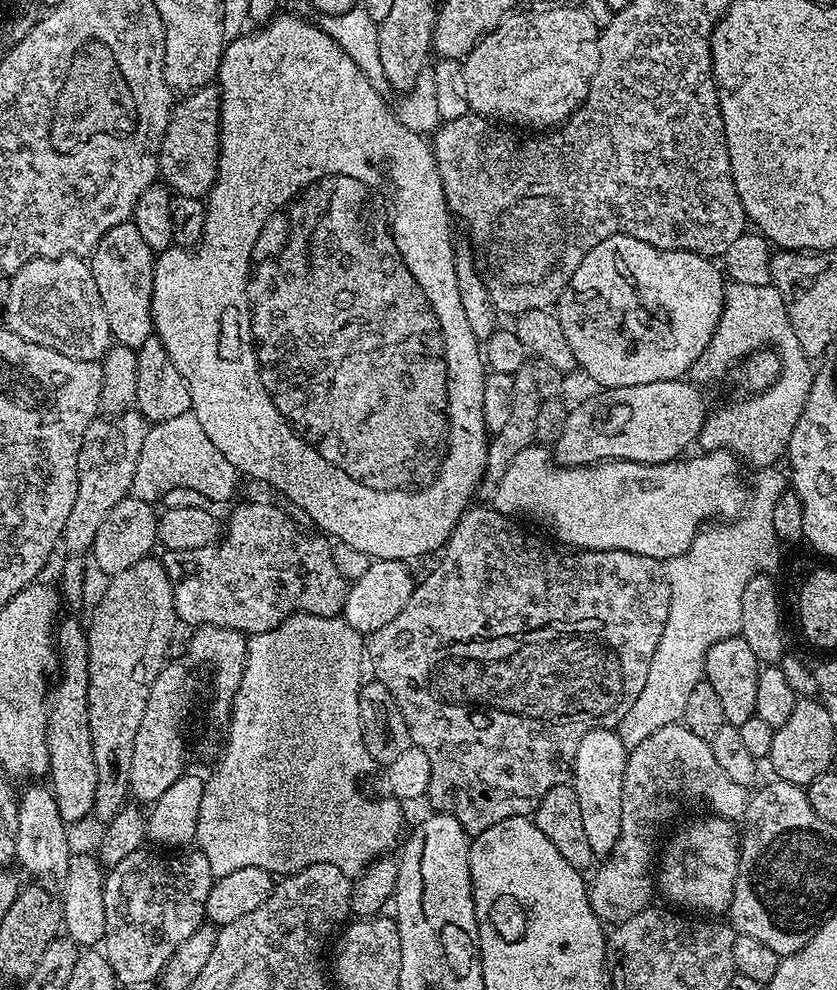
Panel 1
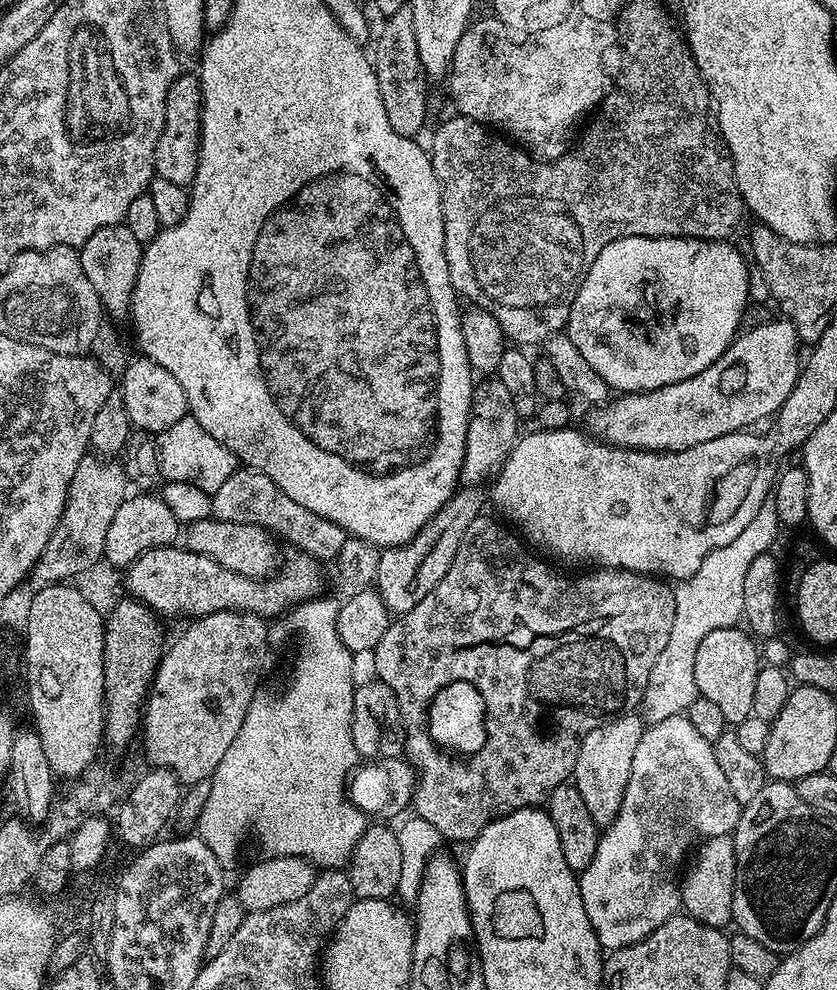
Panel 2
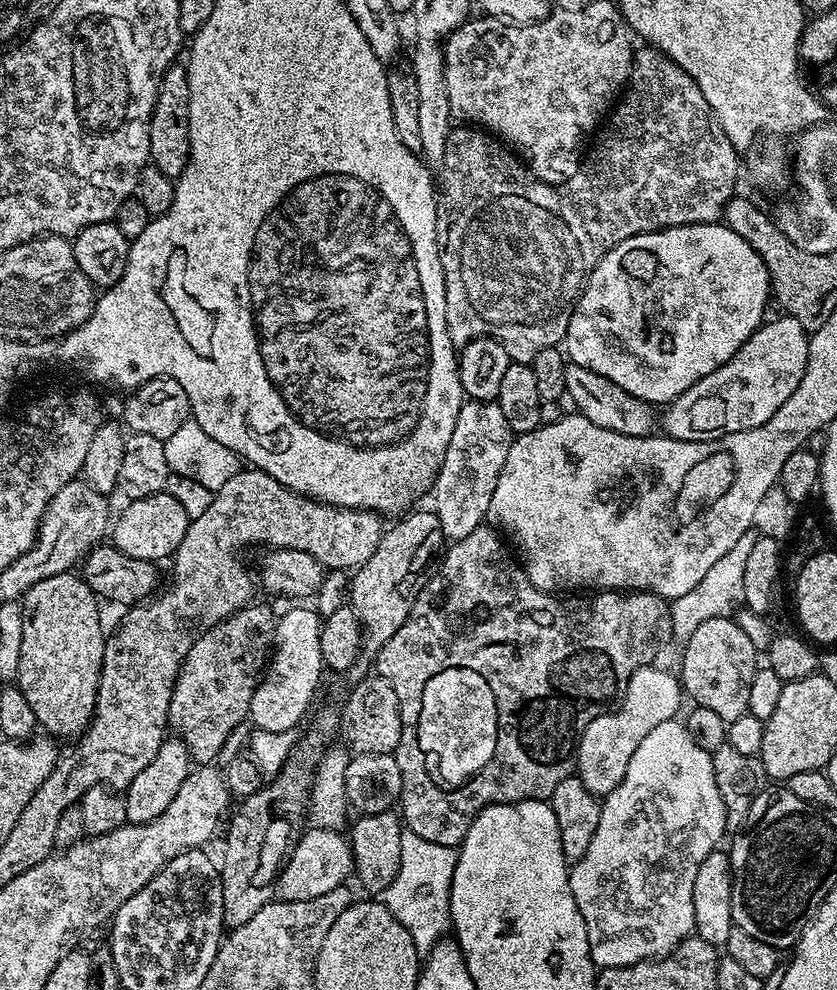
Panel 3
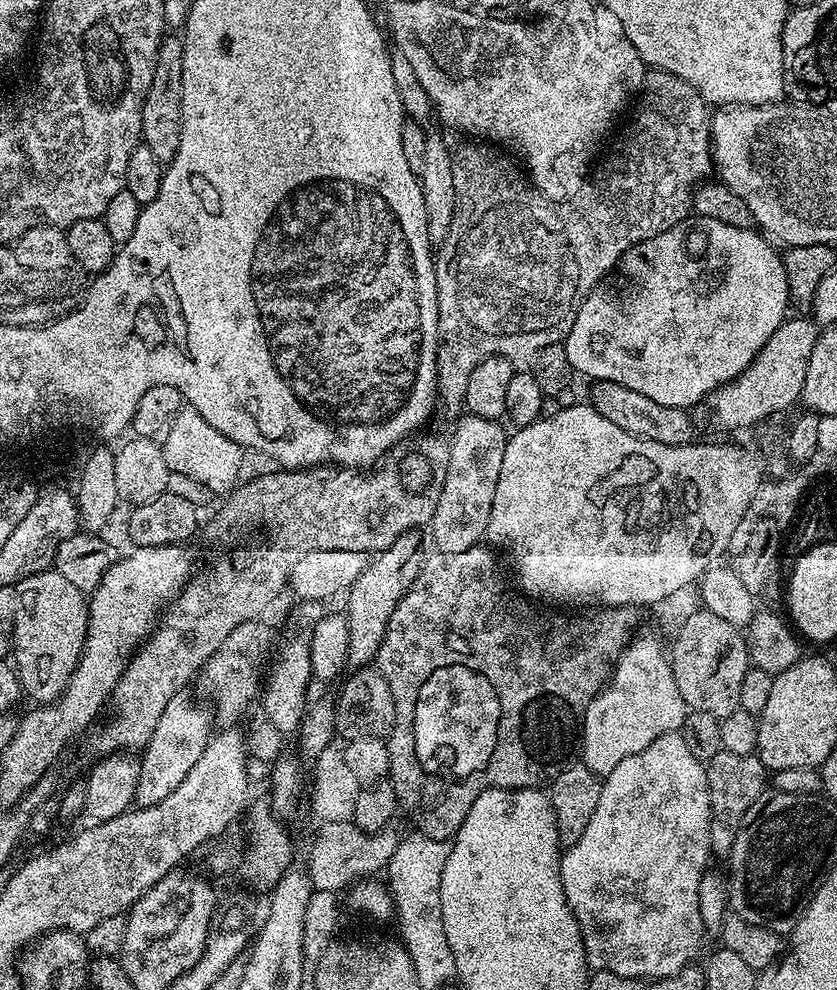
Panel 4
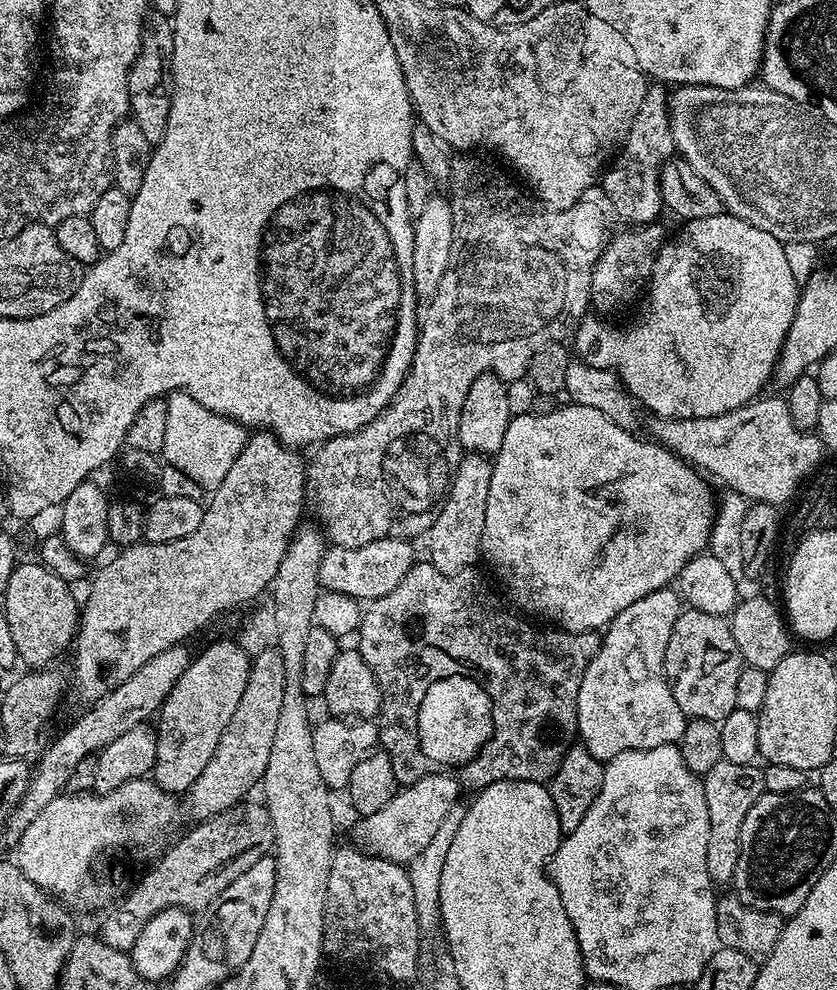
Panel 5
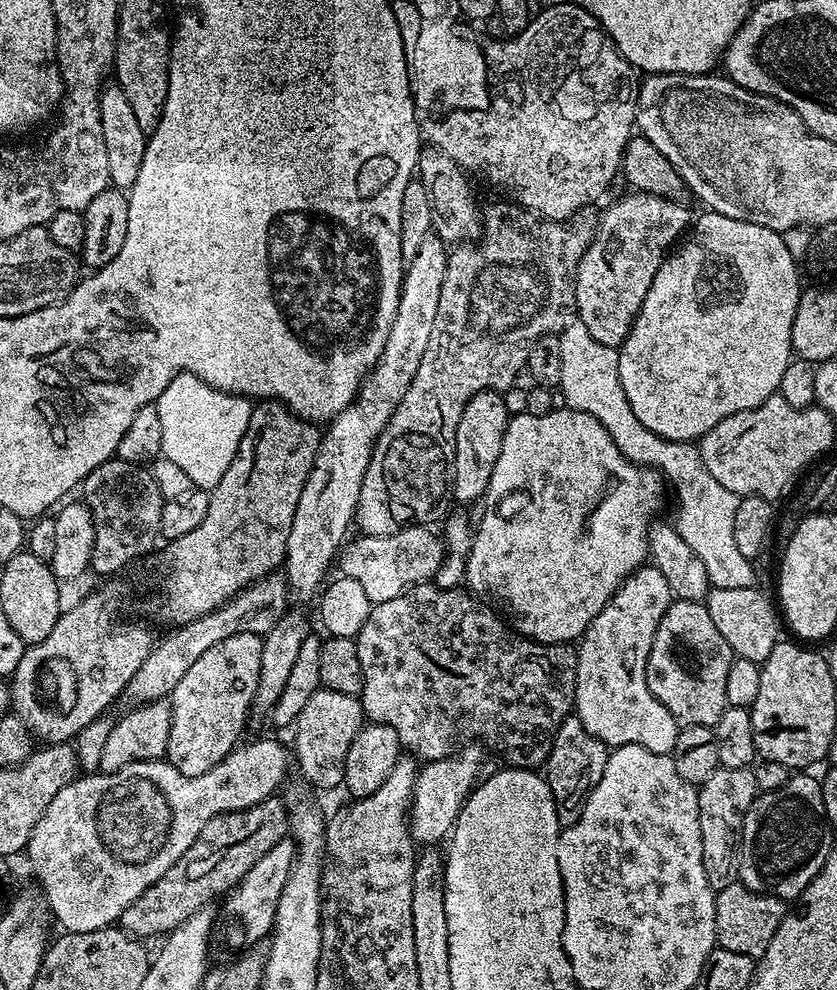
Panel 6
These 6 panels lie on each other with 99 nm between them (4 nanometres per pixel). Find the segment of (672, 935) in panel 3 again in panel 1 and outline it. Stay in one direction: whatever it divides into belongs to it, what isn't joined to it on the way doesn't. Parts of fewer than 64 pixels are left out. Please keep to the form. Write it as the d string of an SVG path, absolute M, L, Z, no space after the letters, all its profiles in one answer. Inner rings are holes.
M677 722L662 726L662 730L654 730L646 742L640 742L638 746L631 748L626 762L626 774L622 782L622 830L618 836L618 842L612 855L603 861L600 869L595 869L596 877L590 880L588 901L594 910L594 914L605 925L615 926L630 919L631 916L643 912L653 903L652 888L654 892L654 880L648 877L648 871L653 871L654 861L658 856L656 843L660 840L660 831L664 823L676 812L676 788L684 796L692 800L701 800L708 807L707 811L713 816L720 816L724 820L739 821L745 810L748 809L750 799L749 789L738 786L733 782L719 766L714 758L709 741L698 738L691 730Z

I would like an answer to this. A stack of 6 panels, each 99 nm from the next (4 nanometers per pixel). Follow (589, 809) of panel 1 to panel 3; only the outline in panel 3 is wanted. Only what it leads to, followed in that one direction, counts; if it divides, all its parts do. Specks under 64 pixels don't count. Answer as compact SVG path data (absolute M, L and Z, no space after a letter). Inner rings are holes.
M657 666L639 668L630 679L628 689L622 693L622 699L614 710L605 710L594 722L586 726L576 745L576 772L582 786L590 790L597 798L610 795L614 786L622 782L626 774L626 766L630 766L630 754L638 750L638 745L654 726L673 719L680 708L682 685L675 675L663 672Z

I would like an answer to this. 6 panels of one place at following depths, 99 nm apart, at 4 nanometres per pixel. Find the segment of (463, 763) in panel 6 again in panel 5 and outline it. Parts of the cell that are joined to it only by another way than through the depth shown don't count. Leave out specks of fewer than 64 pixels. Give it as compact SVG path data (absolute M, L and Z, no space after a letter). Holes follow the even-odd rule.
M432 770L429 776L428 773L422 774L412 784L403 785L397 790L394 798L390 798L382 810L369 816L360 816L352 828L351 843L362 852L408 866L429 845L430 838L437 833L450 806L461 799L459 782L444 772L447 771Z

